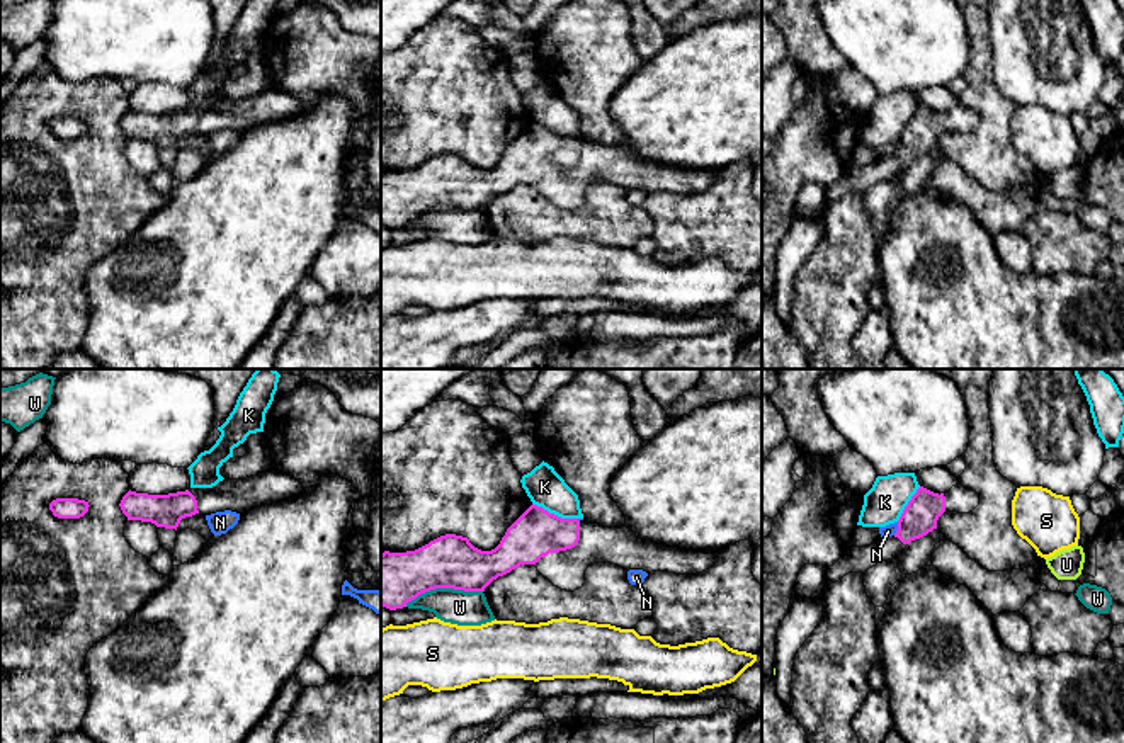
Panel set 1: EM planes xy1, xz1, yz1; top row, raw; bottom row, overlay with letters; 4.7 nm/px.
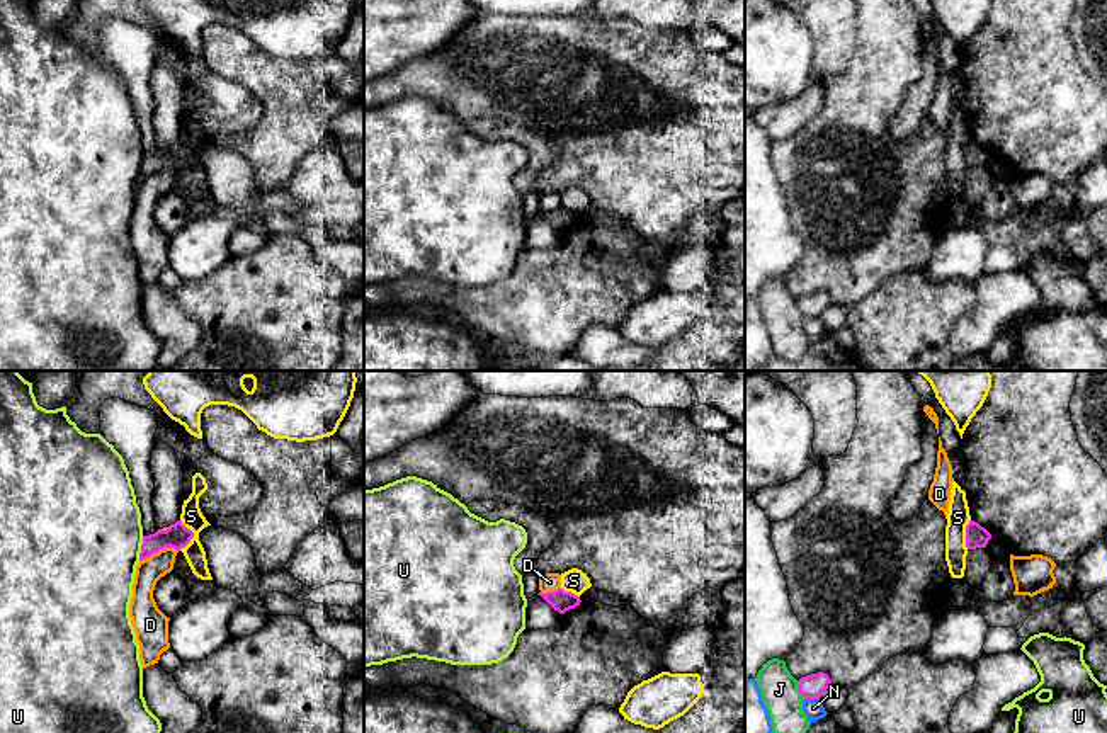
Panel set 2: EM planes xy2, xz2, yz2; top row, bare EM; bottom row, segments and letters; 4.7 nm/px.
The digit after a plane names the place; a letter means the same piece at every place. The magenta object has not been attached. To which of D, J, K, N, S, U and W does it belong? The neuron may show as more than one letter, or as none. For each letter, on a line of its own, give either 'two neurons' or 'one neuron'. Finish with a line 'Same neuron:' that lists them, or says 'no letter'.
D: two neurons
J: two neurons
K: two neurons
N: two neurons
S: two neurons
U: two neurons
W: two neurons
Same neuron: no letter

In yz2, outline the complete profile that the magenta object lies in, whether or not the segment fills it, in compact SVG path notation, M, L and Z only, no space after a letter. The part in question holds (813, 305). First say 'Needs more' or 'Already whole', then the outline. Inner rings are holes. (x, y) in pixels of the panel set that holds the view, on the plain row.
Already whole. M818 291L798 299L799 311L804 318L820 318L832 304L828 293Z

